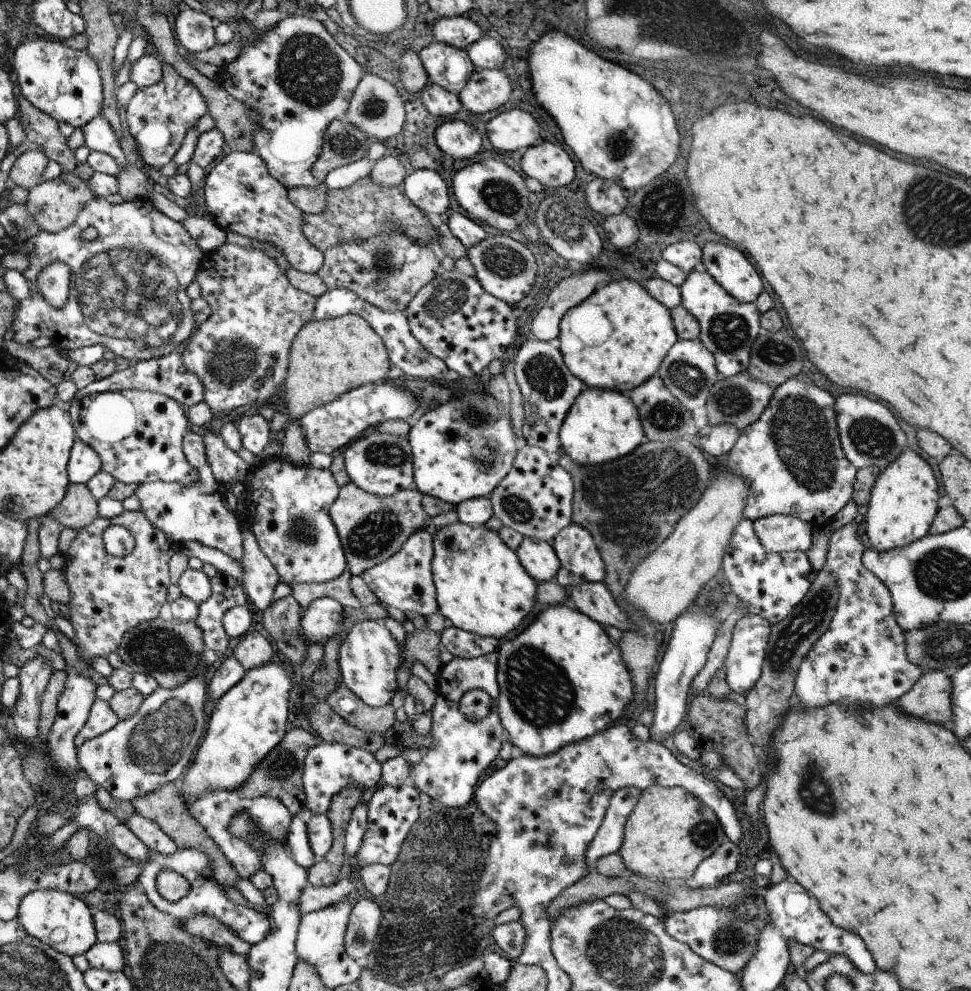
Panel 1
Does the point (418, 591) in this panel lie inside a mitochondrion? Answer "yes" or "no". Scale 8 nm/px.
no

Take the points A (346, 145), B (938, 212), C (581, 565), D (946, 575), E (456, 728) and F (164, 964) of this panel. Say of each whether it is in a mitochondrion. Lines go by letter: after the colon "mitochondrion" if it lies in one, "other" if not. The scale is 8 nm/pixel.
A: mitochondrion
B: mitochondrion
C: other
D: mitochondrion
E: other
F: mitochondrion

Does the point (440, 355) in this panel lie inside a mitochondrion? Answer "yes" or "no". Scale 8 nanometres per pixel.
no

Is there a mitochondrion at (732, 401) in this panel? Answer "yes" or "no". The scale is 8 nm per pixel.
yes

